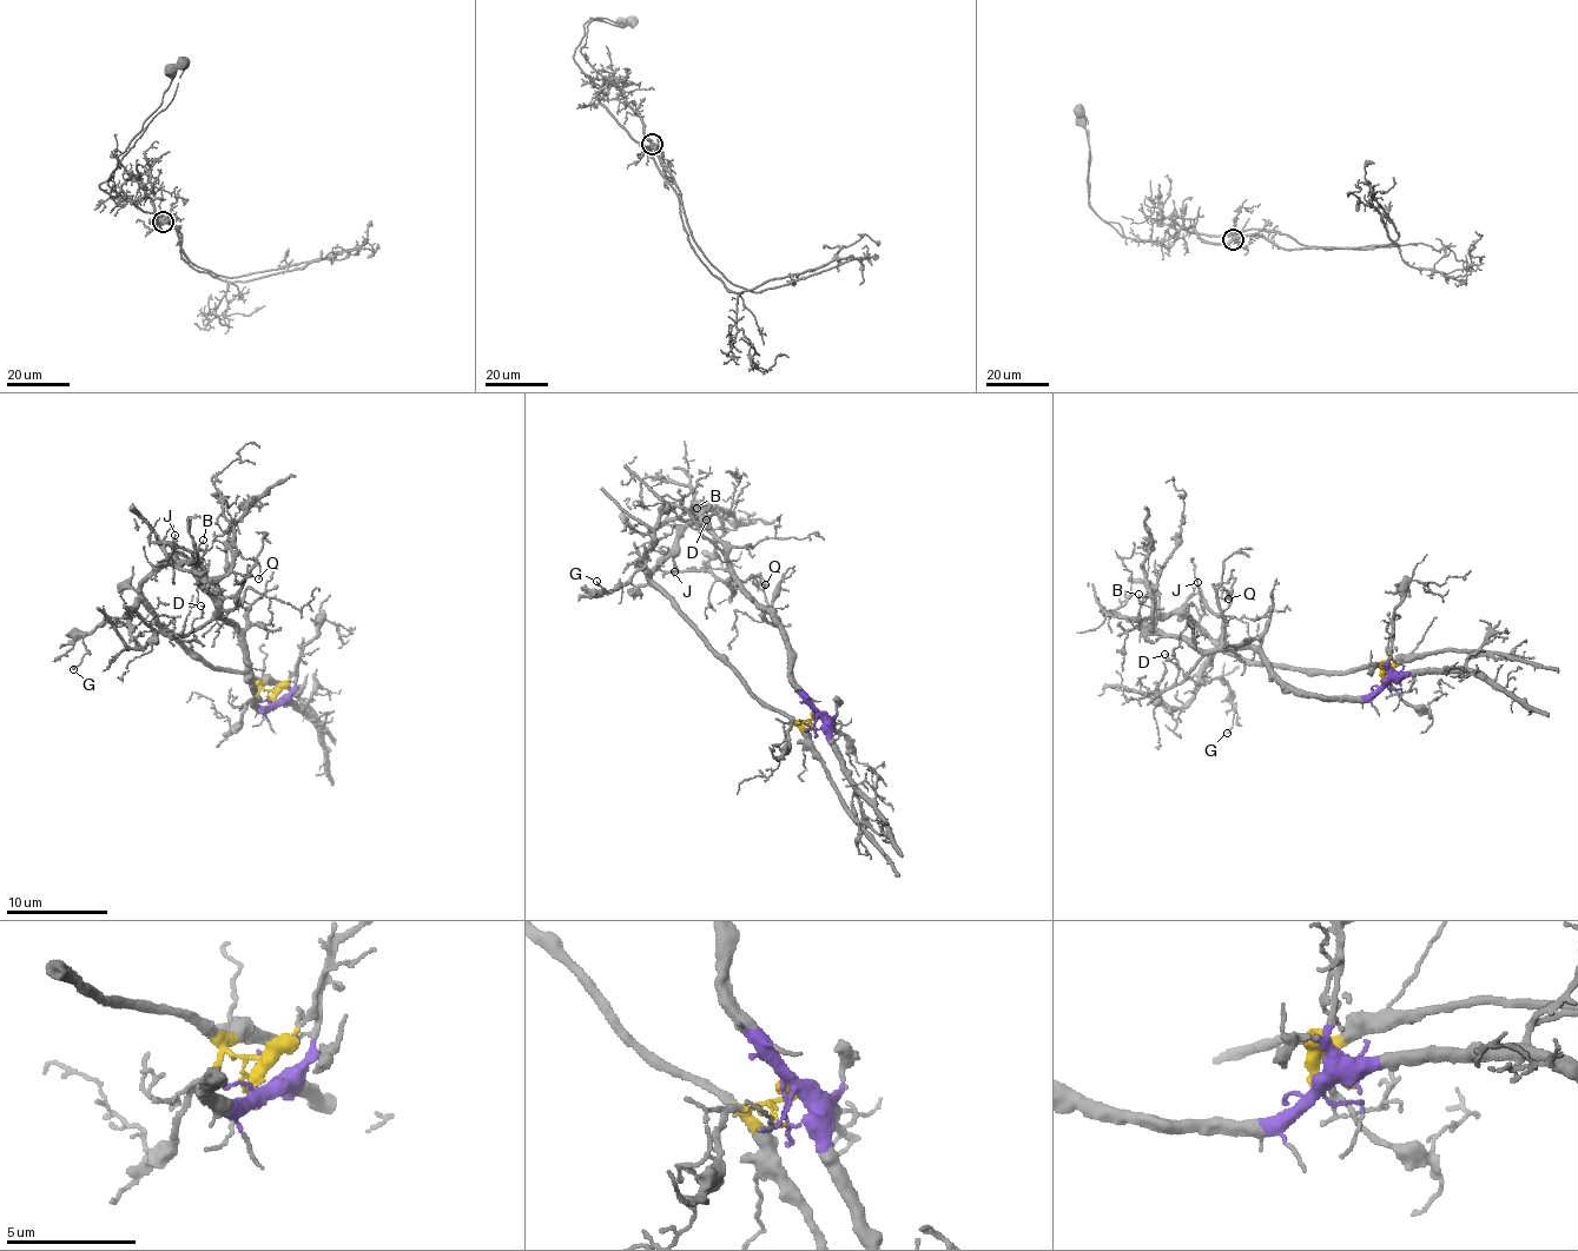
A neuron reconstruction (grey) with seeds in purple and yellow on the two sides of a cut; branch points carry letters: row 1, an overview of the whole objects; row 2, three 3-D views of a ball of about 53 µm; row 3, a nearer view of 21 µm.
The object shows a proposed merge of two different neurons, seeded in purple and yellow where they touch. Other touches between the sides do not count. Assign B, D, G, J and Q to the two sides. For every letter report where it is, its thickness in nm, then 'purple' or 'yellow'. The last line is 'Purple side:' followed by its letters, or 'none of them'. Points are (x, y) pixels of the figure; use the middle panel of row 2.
B: place (697, 508); calibre 80 nm; yellow
D: place (706, 520); calibre 130 nm; purple
G: place (596, 581); calibre 140 nm; yellow
J: place (674, 571); calibre 130 nm; purple
Q: place (765, 584); calibre 100 nm; purple
Purple side: D, J, Q

